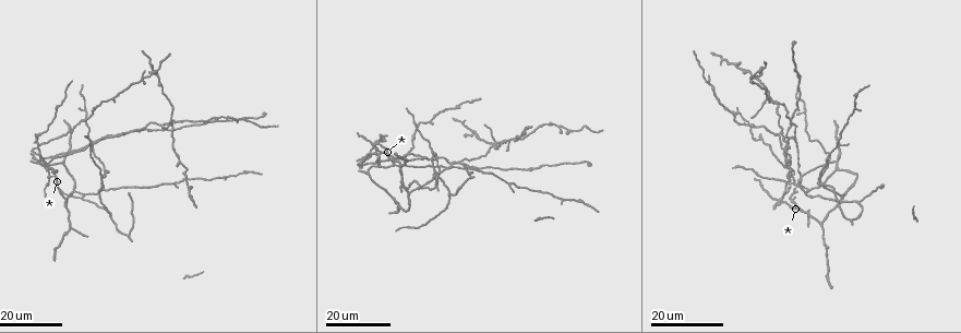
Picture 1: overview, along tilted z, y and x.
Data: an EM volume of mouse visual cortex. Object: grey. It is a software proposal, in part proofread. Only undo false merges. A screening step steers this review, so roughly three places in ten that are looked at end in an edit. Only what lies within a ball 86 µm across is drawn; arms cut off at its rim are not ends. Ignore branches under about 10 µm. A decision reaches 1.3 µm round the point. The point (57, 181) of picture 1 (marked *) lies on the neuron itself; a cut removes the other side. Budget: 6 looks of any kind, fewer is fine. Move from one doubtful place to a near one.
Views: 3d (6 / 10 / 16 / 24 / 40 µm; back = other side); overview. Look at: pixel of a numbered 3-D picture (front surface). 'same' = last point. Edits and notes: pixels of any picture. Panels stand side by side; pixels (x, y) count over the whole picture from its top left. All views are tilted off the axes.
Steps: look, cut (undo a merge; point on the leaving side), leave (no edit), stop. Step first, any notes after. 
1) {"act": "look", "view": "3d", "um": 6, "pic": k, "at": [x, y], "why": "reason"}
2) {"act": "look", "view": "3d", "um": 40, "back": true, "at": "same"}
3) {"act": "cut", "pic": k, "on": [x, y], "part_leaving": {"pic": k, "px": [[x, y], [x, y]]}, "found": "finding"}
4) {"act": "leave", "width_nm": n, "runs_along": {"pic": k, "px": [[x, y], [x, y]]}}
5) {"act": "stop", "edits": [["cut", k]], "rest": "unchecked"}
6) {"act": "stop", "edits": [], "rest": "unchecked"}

{"act": "look", "view": "3d", "um": 16, "pic": 1, "at": [74, 192], "why": "arms part here"}

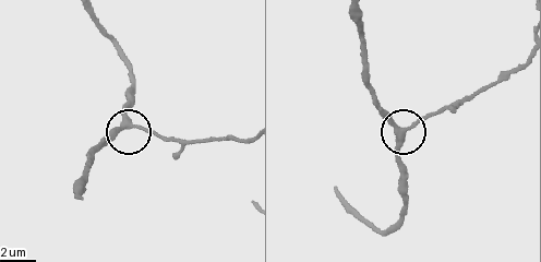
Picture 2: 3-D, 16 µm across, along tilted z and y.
{"act": "look", "view": "3d", "um": 6, "pic": 2, "at": [399, 133], "why": "zoom in"}

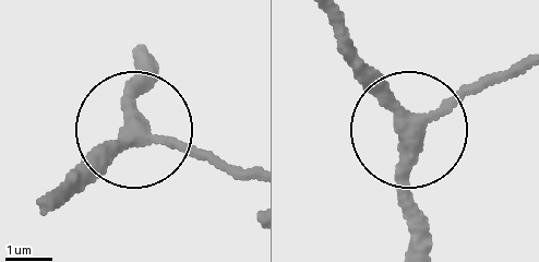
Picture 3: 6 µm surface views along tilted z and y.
{"act": "leave", "arms": 3, "runs_along": {"pic": 3, "px": [[60, 189], [134, 133], [253, 169]]}, "found": "all the same neuron"}

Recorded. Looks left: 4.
{"act": "look", "view": "3d", "um": 16, "pic": 1, "at": [402, 166], "why": "three-way junction"}

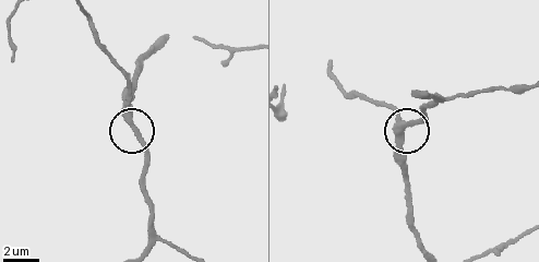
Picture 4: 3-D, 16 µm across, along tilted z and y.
{"act": "look", "view": "3d", "um": 6, "pic": 4, "at": [400, 130]}

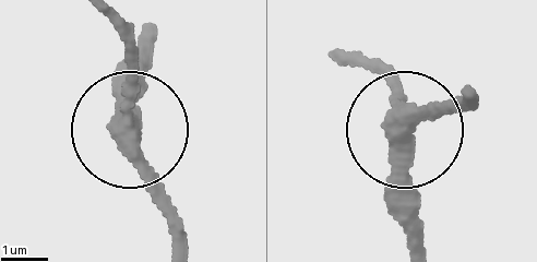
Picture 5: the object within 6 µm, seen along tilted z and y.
{"act": "look", "view": "3d", "um": 6, "back": true, "pic": 5, "at": [402, 133]}

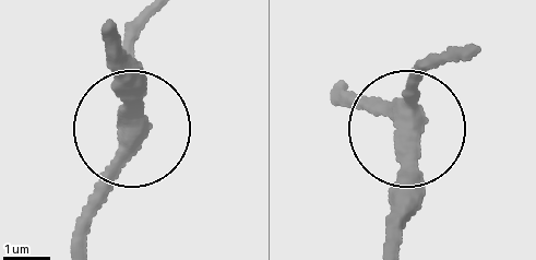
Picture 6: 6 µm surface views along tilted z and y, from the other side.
{"act": "leave", "runs_along": {"pic": 6, "px": [[459, 58], [424, 79], [405, 119], [347, 87]]}, "found": "all the same neuron"}

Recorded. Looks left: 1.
{"act": "stop", "edits": [], "rest": "unchecked"}

